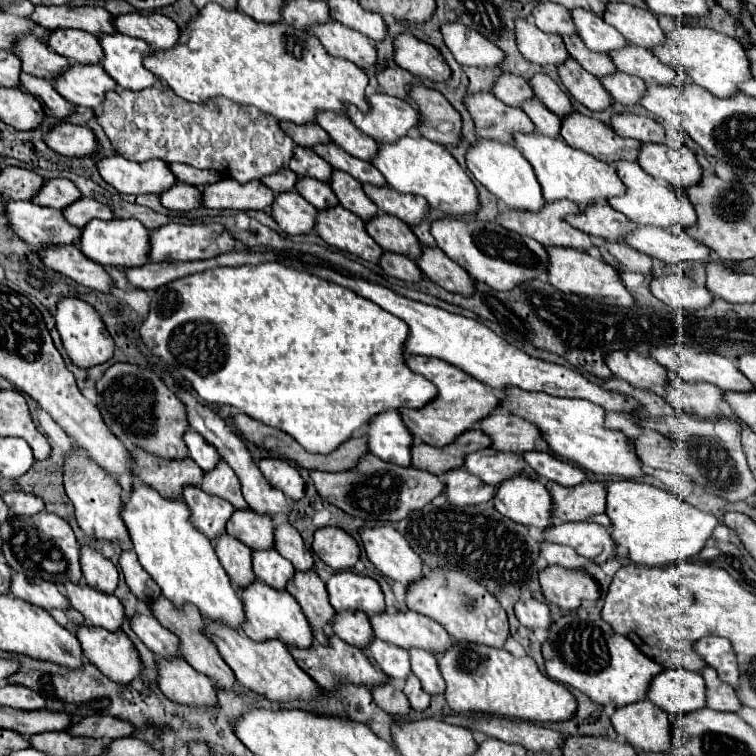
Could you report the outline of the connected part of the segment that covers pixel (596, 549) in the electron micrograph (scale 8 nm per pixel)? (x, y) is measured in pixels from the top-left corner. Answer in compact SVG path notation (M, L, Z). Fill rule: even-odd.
M562 522L544 528L544 540L572 546L580 556L604 564L614 550L610 532L594 522Z

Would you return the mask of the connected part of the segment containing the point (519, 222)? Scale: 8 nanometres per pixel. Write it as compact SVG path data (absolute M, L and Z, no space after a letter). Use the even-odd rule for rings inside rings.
M552 202L552 204L544 204L544 210L540 210L538 214L510 210L508 218L498 216L498 220L502 222L504 228L530 236L544 246L576 248L588 252L594 248L590 236L566 222L566 216L578 212L580 208L574 206L574 202Z

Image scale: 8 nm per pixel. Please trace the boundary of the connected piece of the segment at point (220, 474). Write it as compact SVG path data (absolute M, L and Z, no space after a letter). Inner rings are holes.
M220 462L214 470L206 472L200 488L212 496L228 500L238 510L248 510L248 504L240 492L238 476L234 474L234 470L226 462Z

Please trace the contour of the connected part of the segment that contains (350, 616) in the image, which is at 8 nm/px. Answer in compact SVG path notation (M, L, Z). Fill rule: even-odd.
M358 610L338 612L334 622L332 622L332 630L346 644L356 646L360 650L368 650L370 642L374 640L370 618L364 612L358 612Z

